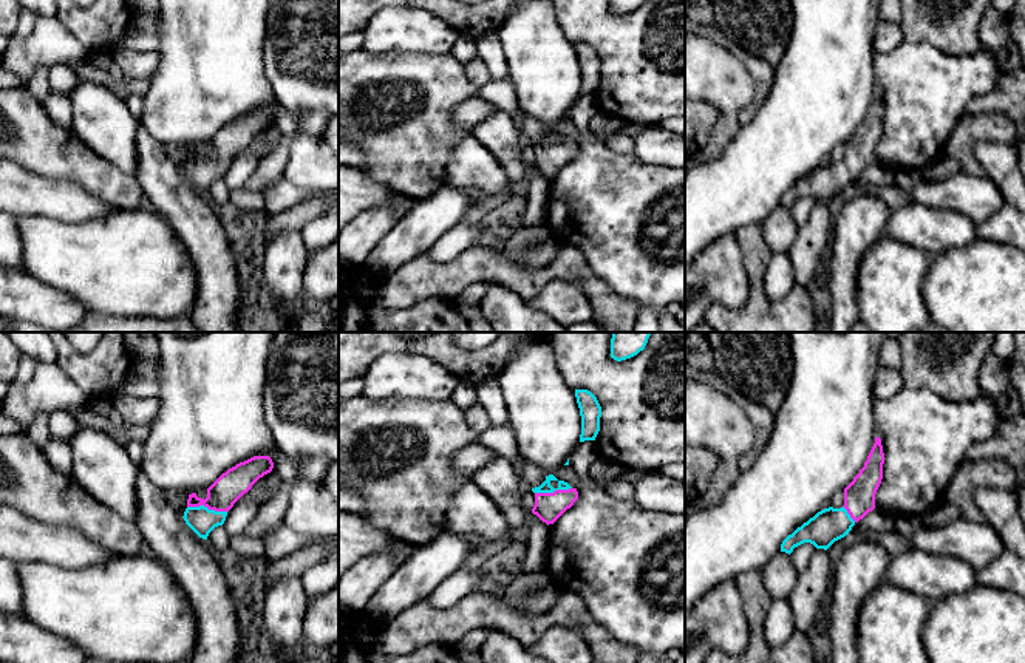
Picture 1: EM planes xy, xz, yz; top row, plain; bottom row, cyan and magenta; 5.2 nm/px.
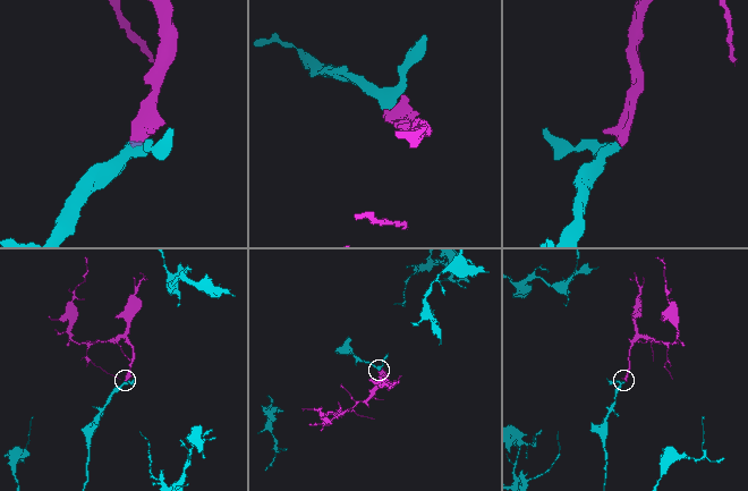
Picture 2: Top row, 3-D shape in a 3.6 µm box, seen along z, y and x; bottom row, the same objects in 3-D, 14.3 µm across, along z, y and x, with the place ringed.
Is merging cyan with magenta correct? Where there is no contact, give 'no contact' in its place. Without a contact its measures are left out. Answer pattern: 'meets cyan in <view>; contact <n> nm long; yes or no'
meets cyan in xy; contact 220 nm long; yes

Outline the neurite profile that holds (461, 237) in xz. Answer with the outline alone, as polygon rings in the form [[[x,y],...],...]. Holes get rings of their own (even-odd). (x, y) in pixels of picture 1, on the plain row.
[[[459,221],[433,244],[428,253],[436,263],[448,263],[475,246],[485,230],[493,230],[493,227],[481,221]]]

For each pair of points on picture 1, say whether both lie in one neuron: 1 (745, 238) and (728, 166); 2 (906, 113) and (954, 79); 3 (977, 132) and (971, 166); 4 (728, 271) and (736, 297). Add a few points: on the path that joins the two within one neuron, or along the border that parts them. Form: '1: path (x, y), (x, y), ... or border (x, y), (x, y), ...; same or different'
1: border (759, 221), (749, 223), (732, 232); different
2: path (919, 104), (936, 87), (942, 85); same
3: path (970, 139), (968, 158); same
4: path (728, 277), (732, 291); same

